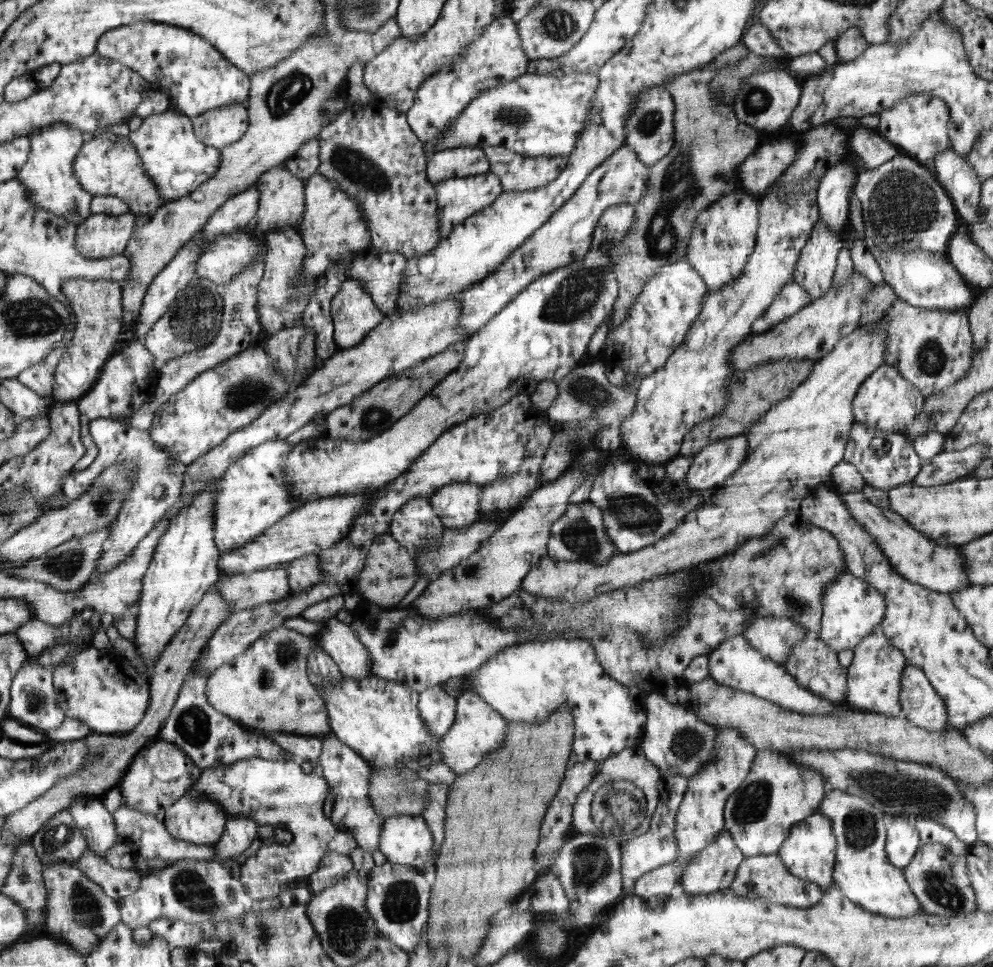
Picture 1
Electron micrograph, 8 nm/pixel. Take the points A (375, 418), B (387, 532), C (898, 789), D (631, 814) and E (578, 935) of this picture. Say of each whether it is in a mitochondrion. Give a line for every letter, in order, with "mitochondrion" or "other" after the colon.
A: mitochondrion
B: other
C: mitochondrion
D: mitochondrion
E: other

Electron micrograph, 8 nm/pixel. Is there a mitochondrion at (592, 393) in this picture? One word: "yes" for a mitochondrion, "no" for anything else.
yes

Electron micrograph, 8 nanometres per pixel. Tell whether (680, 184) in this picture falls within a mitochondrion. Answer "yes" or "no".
yes

